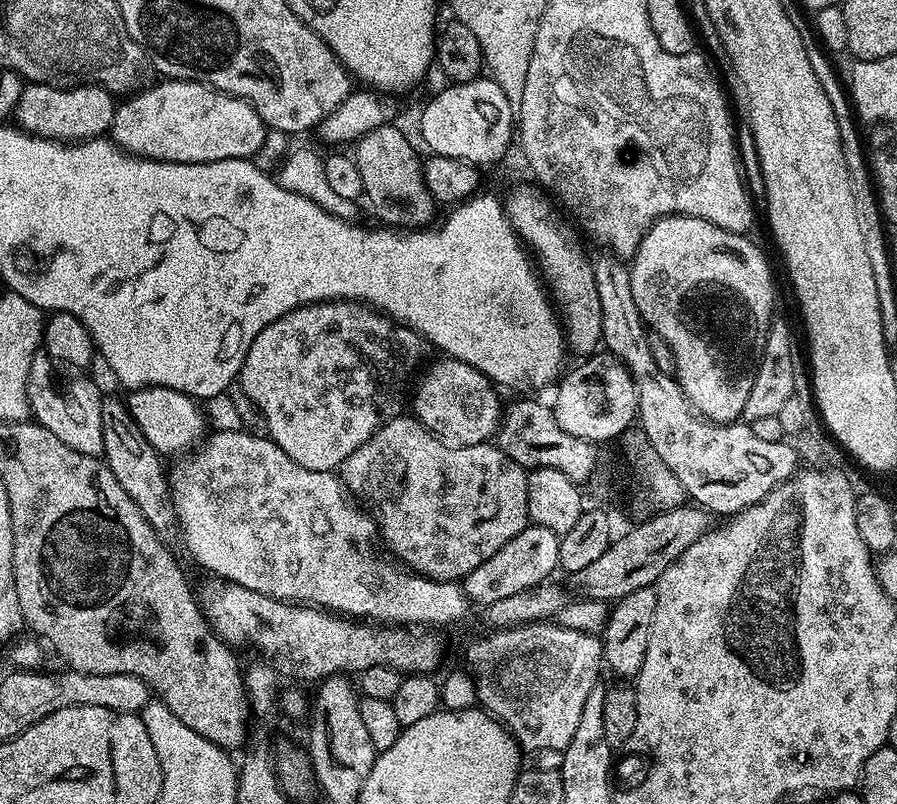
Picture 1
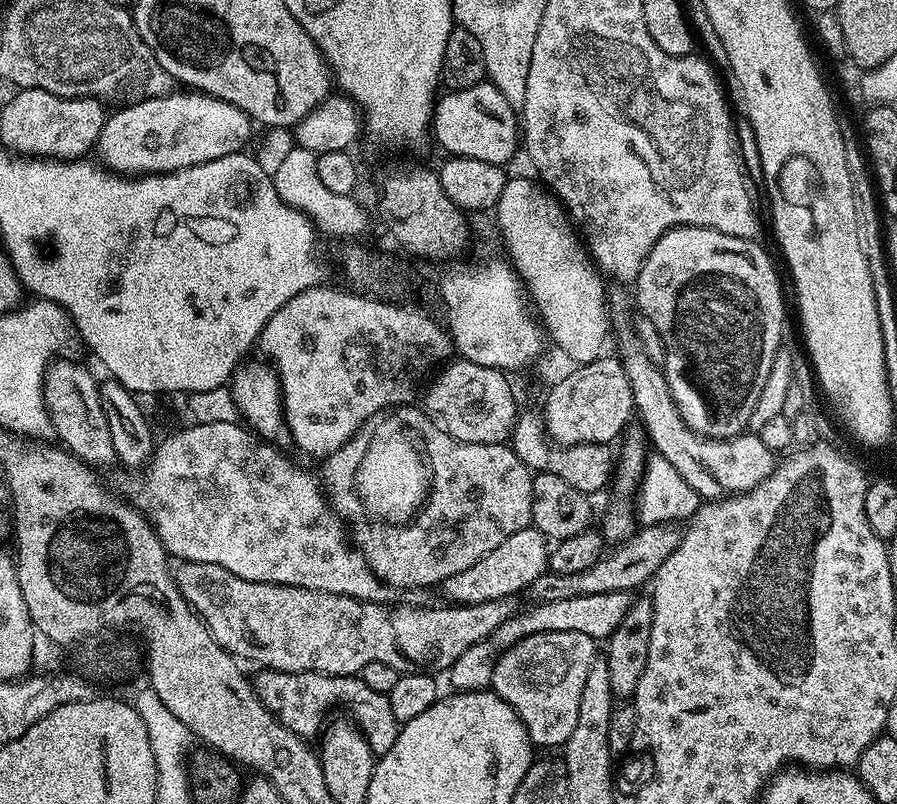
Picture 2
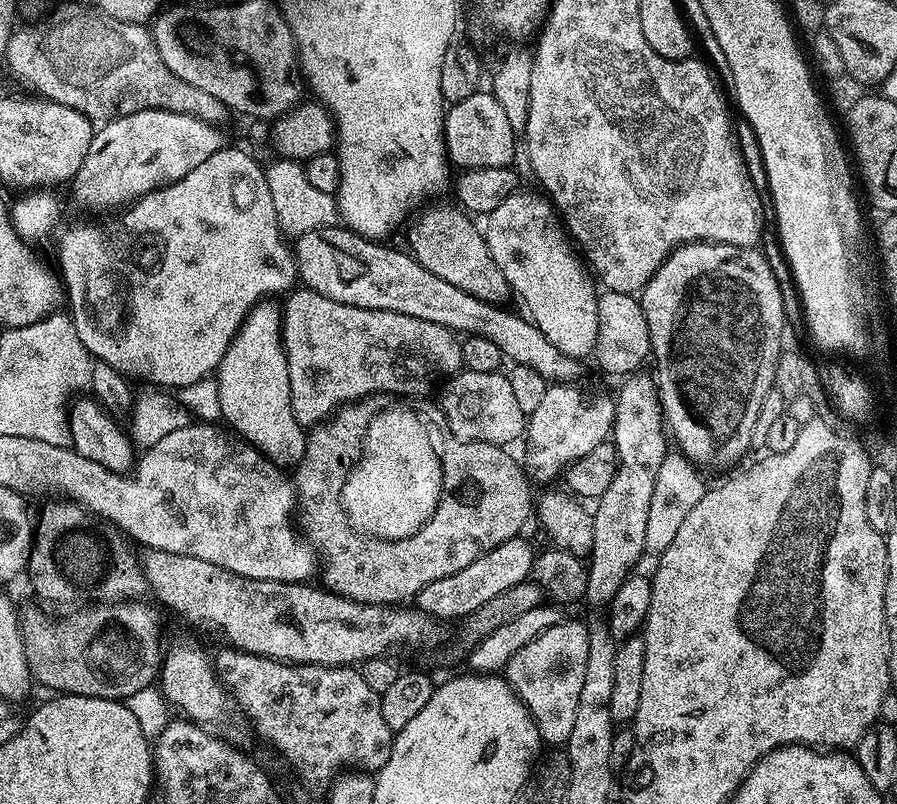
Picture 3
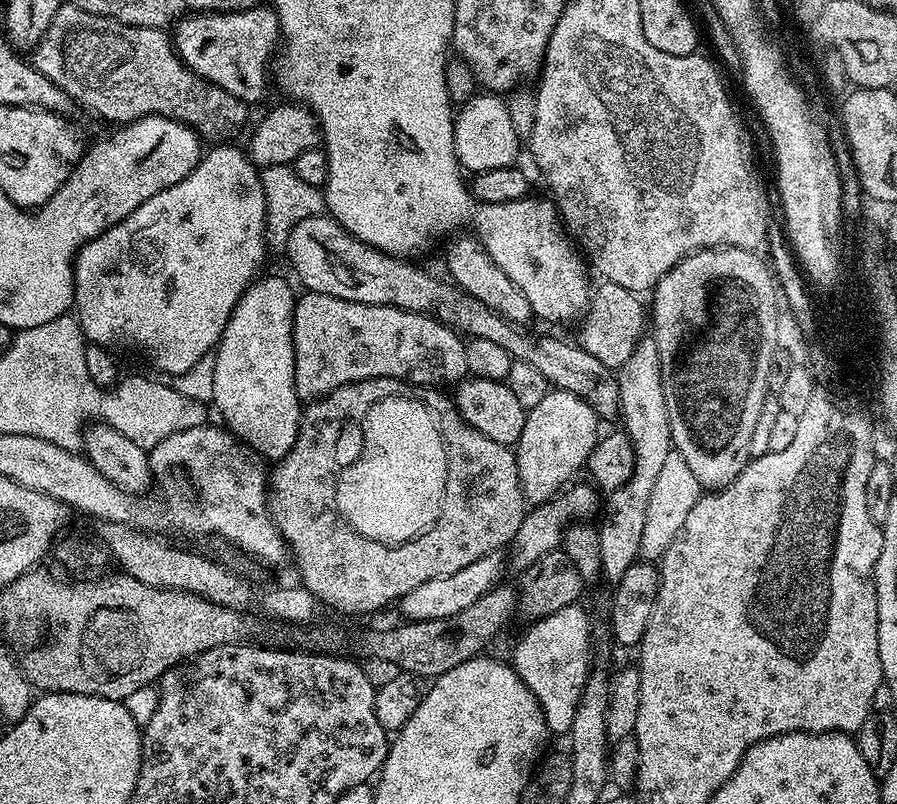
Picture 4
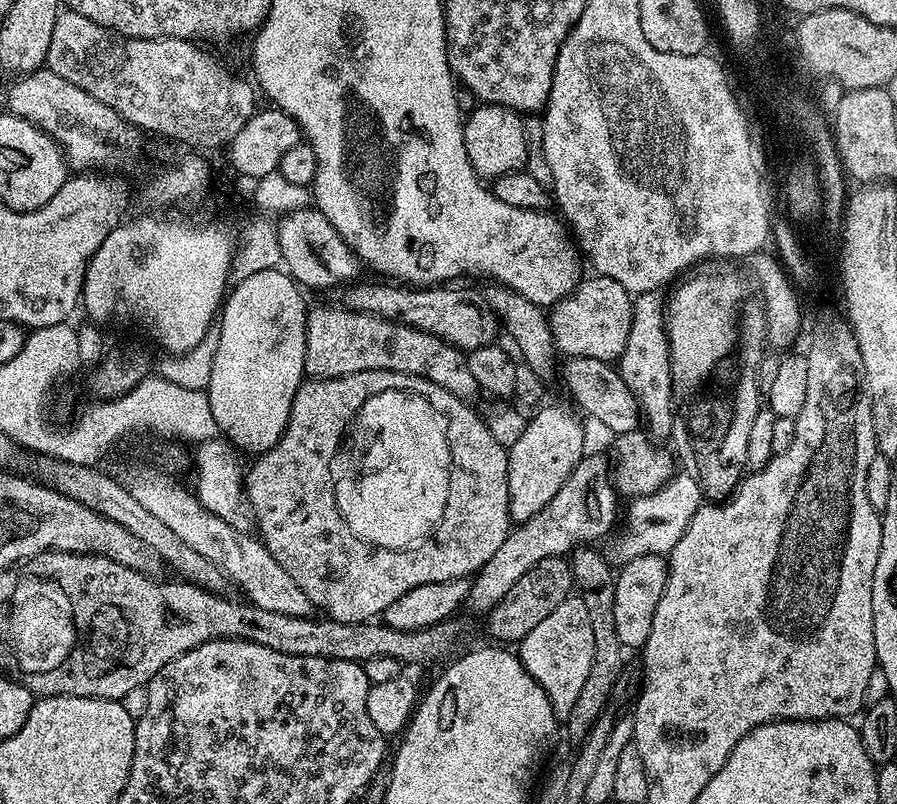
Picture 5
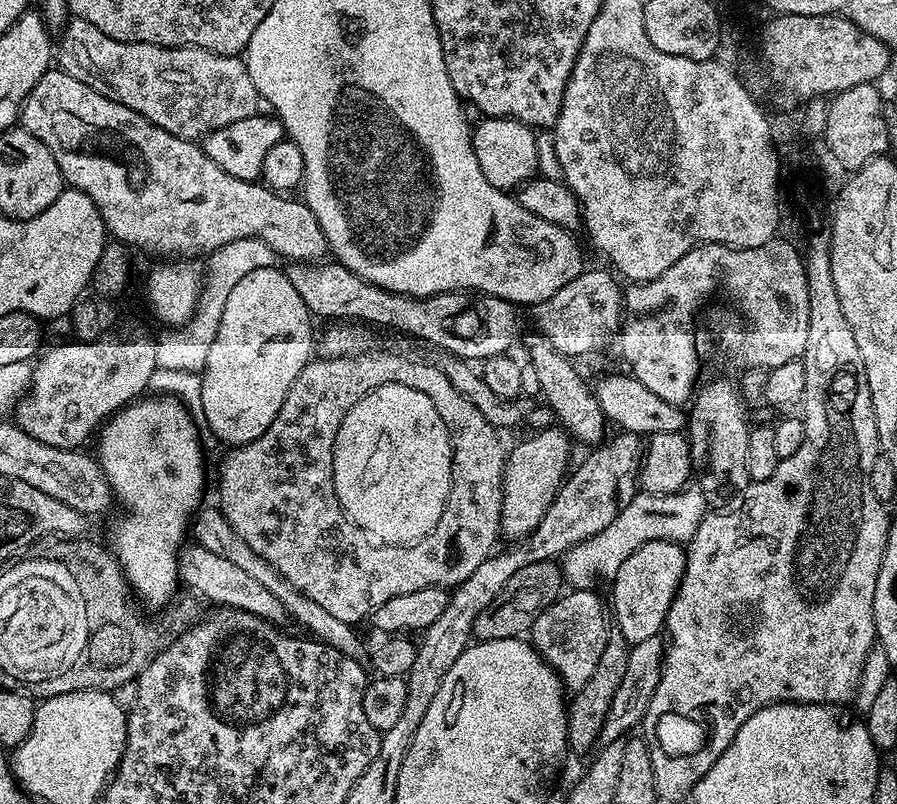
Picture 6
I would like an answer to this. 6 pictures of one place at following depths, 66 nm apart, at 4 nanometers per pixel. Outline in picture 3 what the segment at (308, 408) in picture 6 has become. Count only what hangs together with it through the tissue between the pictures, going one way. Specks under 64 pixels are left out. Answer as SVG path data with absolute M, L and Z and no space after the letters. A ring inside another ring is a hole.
M353 402L344 405L339 409L327 422L321 422L307 433L308 441L306 442L306 454L300 459L300 463L294 469L294 483L296 486L296 499L298 501L299 511L304 511L304 528L302 532L310 541L313 548L316 549L319 559L328 563L328 569L324 572L323 587L330 592L336 592L339 596L345 596L347 600L357 600L363 604L387 604L389 606L399 605L401 602L411 601L422 590L422 586L430 586L430 582L436 581L438 578L446 578L446 574L455 574L458 570L466 570L466 566L470 566L470 562L474 562L474 558L478 558L482 554L486 554L494 546L498 546L507 540L517 539L521 535L520 532L524 528L524 523L534 516L534 492L532 496L533 485L530 483L530 477L523 467L516 465L516 460L511 456L507 447L487 444L484 441L459 440L453 439L452 445L448 449L443 449L442 463L444 466L444 490L440 493L440 501L434 510L434 514L423 526L414 534L410 534L405 540L377 540L375 536L365 536L363 532L353 528L352 521L349 520L347 514L344 513L344 499L340 497L344 489L344 478L348 474L348 469L354 460L354 452L352 456L352 447L359 445L363 441L368 422L373 415L374 408L371 408L368 402Z

